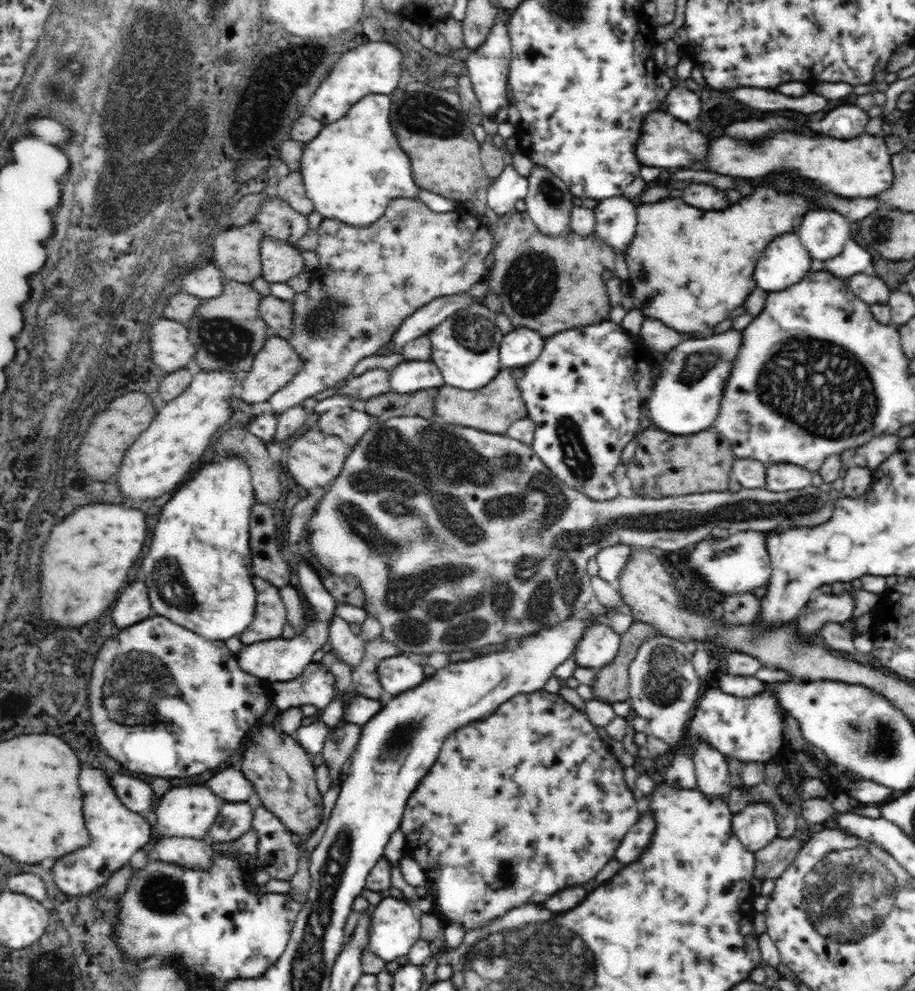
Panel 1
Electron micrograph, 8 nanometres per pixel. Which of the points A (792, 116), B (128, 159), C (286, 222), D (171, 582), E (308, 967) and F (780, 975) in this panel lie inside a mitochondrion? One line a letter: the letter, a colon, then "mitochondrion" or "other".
A: other
B: mitochondrion
C: mitochondrion
D: mitochondrion
E: mitochondrion
F: other

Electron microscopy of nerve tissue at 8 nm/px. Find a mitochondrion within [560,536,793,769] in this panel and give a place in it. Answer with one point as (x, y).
(662, 679)

